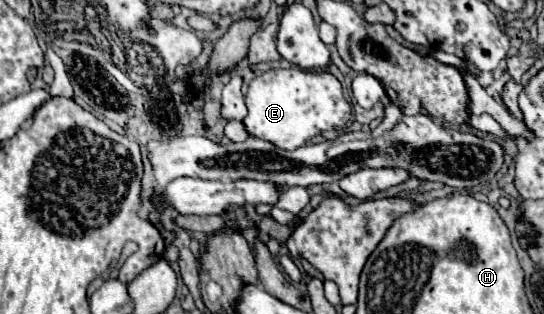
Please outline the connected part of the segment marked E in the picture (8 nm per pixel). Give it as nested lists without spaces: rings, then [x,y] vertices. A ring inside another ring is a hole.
[[[272,69],[252,79],[246,93],[248,115],[244,117],[246,131],[266,139],[280,149],[296,149],[322,131],[342,131],[350,121],[350,103],[342,93],[340,81],[328,71],[302,69]]]

